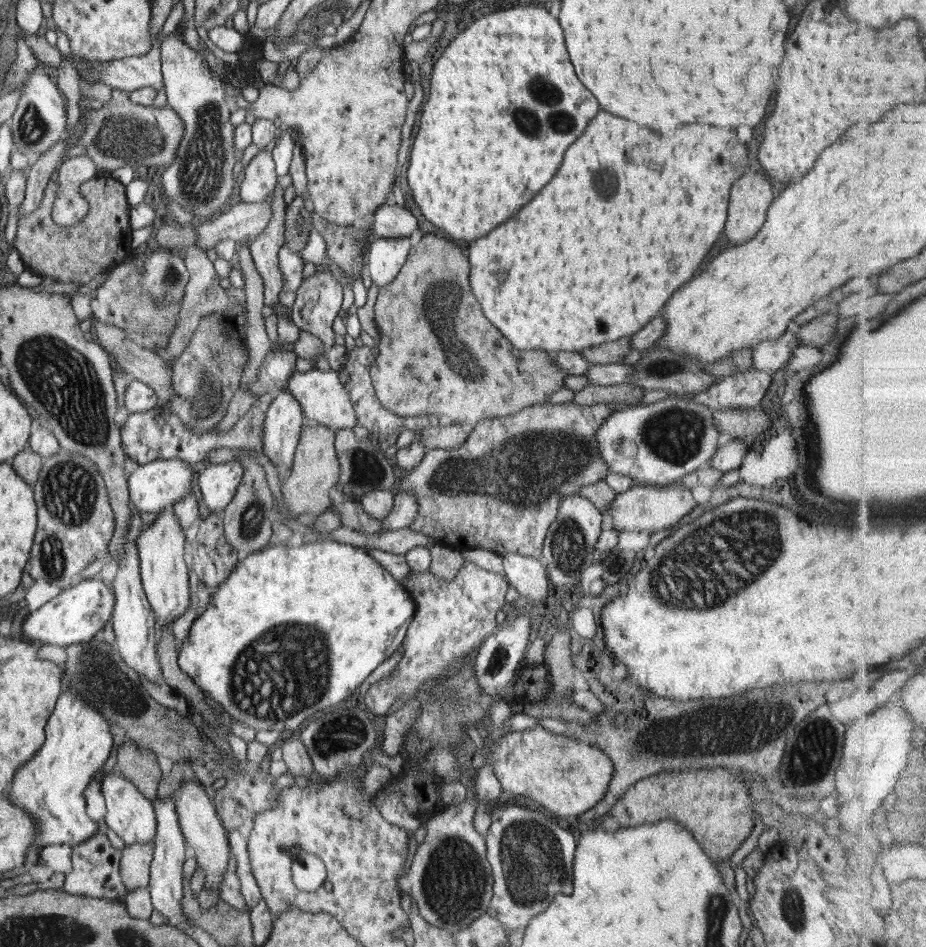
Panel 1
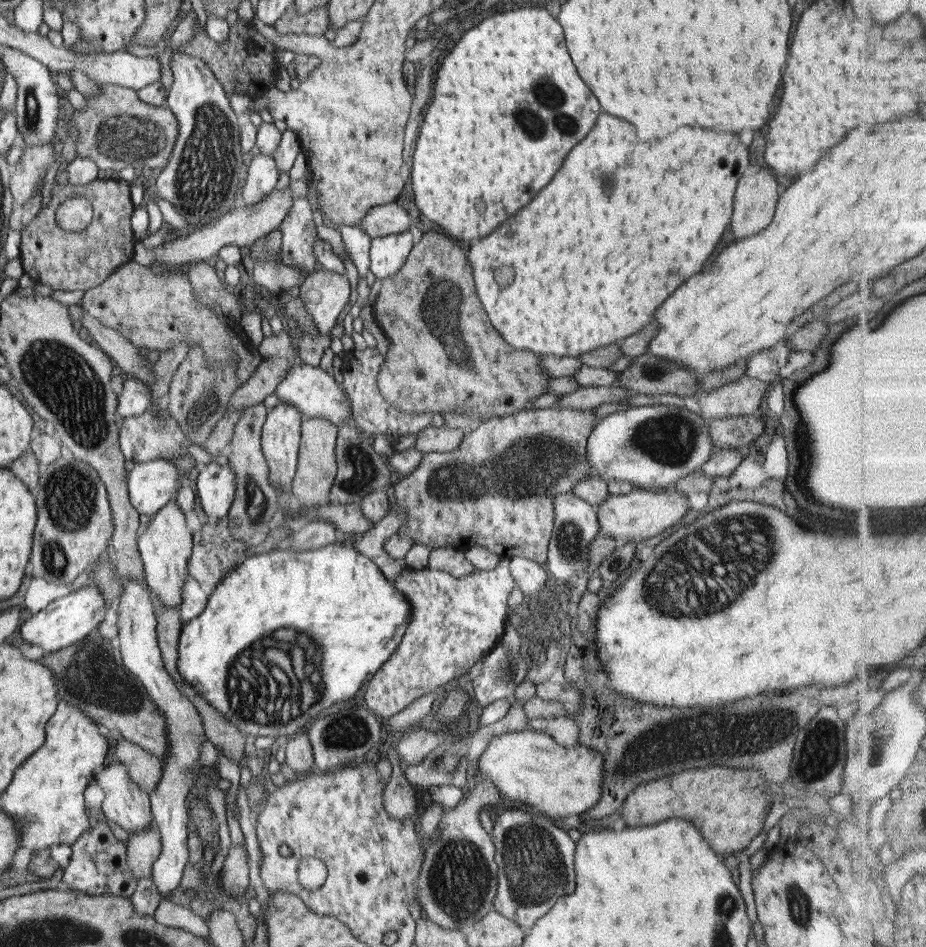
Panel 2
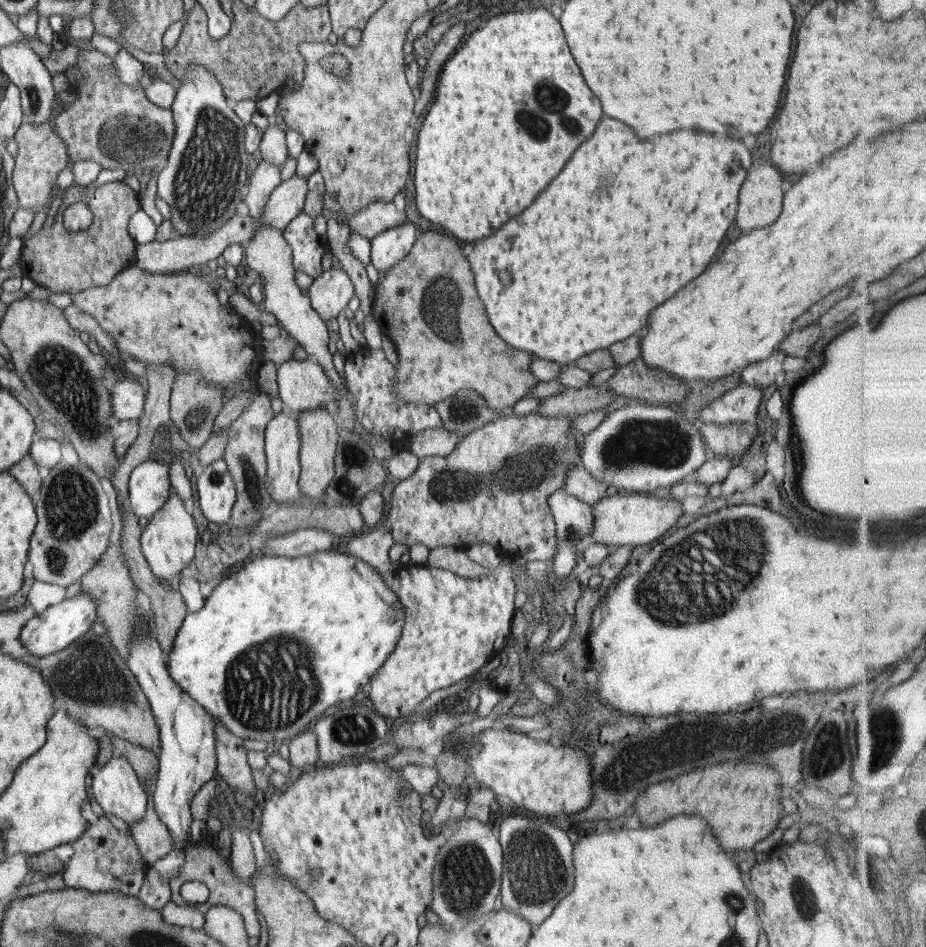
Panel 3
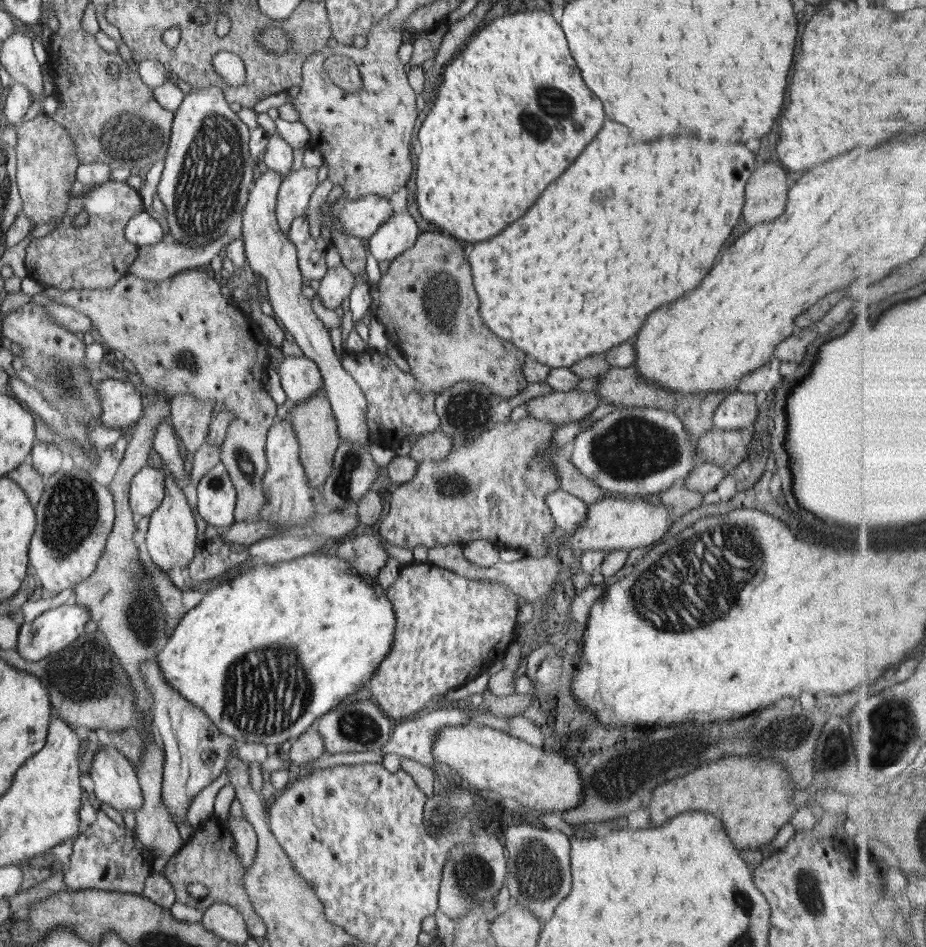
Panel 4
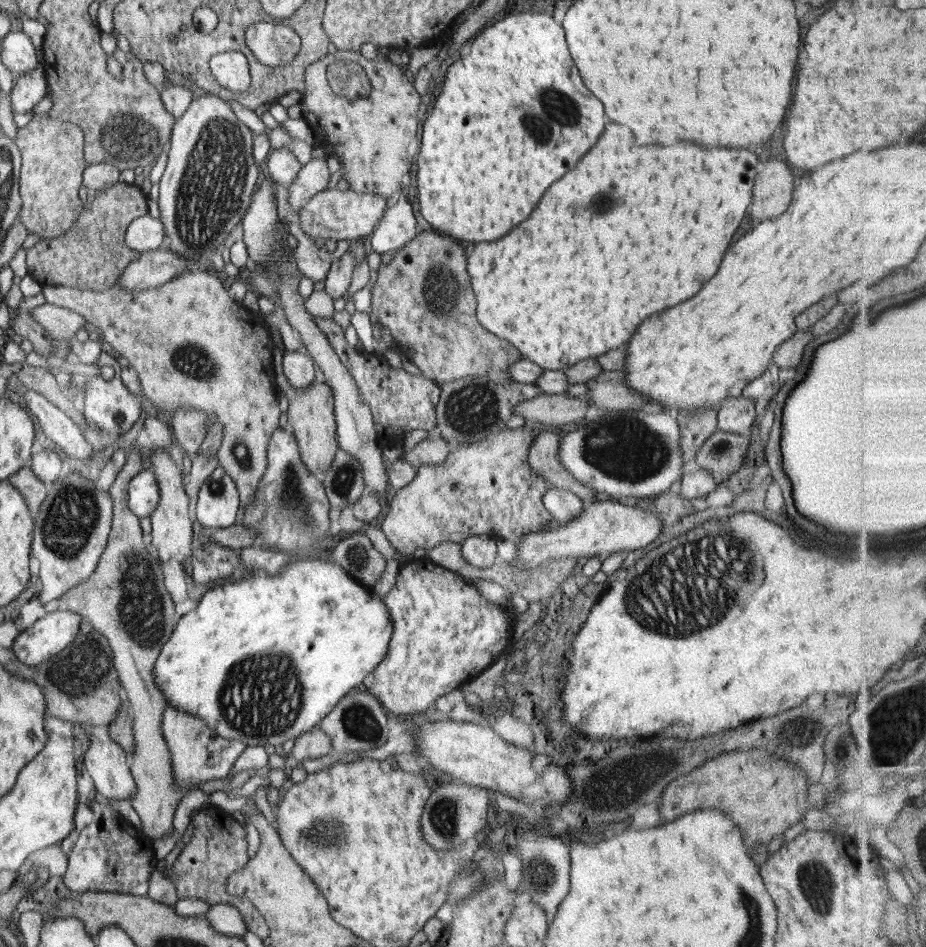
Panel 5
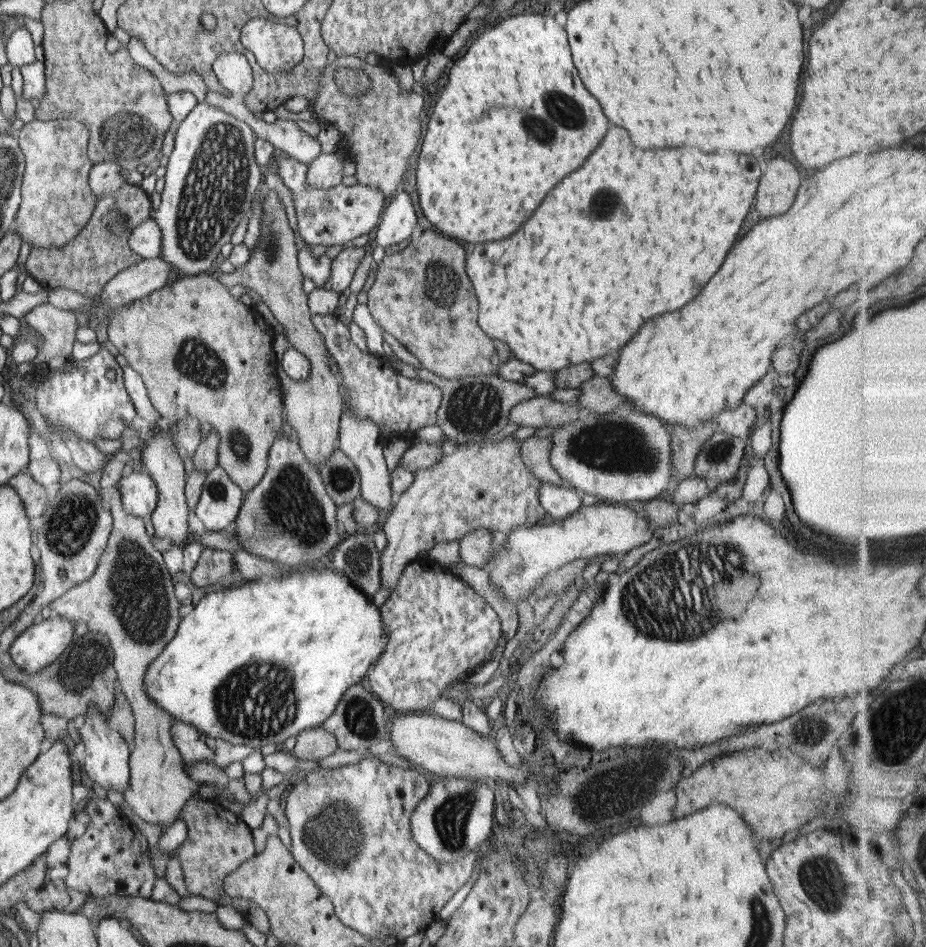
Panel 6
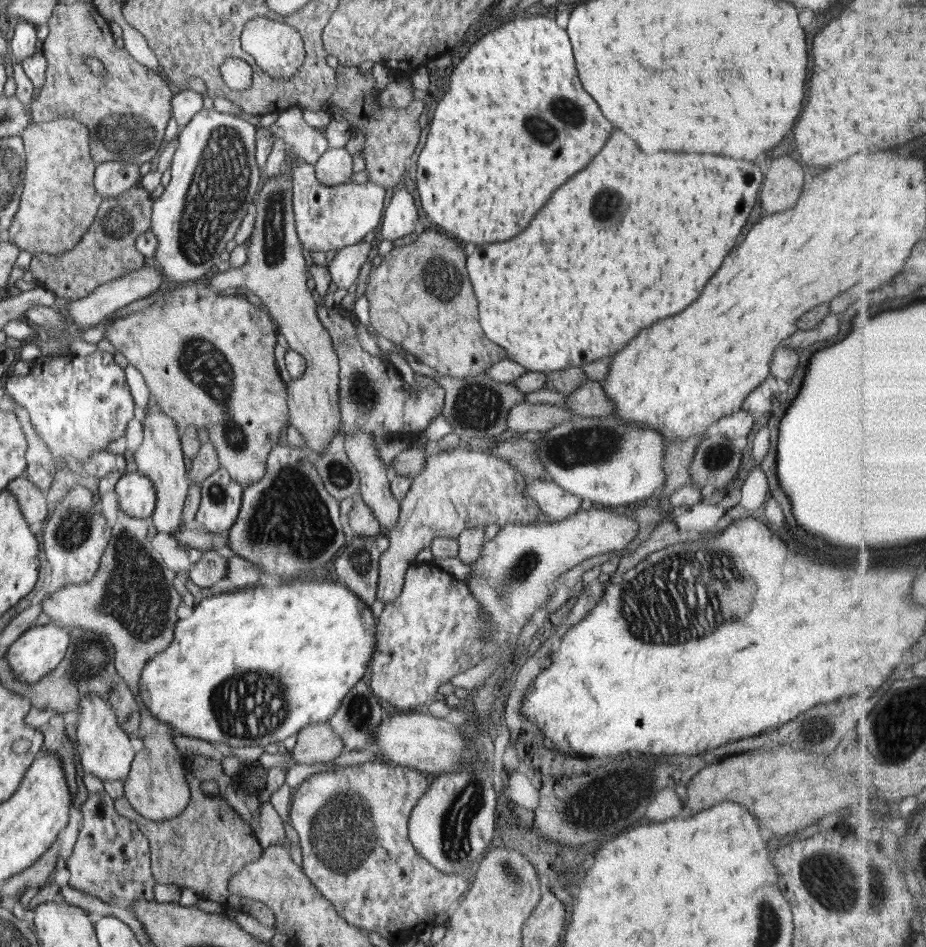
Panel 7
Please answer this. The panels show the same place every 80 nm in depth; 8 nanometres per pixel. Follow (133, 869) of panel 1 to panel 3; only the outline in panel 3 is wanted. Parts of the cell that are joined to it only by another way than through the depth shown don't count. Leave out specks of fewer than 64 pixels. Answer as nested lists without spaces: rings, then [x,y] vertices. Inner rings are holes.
[[[148,779],[144,786],[148,795],[148,804],[144,816],[130,826],[131,837],[139,848],[140,858],[144,868],[150,869],[156,860],[162,859],[173,849],[173,836],[168,827],[160,820],[153,803],[154,779]]]

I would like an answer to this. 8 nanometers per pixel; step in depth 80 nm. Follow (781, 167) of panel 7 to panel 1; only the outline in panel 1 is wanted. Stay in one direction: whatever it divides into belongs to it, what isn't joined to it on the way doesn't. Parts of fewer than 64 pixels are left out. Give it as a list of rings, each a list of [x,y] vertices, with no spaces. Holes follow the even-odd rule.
[[[760,173],[742,176],[734,182],[724,230],[732,244],[746,242],[762,228],[771,203],[776,200],[772,188],[770,177]]]

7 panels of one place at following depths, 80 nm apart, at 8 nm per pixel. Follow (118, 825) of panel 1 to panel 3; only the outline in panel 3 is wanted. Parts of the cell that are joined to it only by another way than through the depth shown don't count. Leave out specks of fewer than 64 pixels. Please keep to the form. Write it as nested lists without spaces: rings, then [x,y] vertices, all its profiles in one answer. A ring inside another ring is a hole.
[[[115,754],[101,768],[92,772],[92,788],[95,800],[105,811],[106,815],[113,814],[122,818],[129,826],[139,821],[146,812],[148,795],[145,792],[133,766],[124,757]]]

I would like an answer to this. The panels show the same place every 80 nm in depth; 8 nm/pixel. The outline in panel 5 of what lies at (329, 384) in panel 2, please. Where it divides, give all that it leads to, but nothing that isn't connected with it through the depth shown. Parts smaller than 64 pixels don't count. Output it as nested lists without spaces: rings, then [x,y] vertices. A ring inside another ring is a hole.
[[[302,350],[285,351],[283,354],[283,371],[288,383],[294,390],[308,388],[316,380],[316,364]]]

